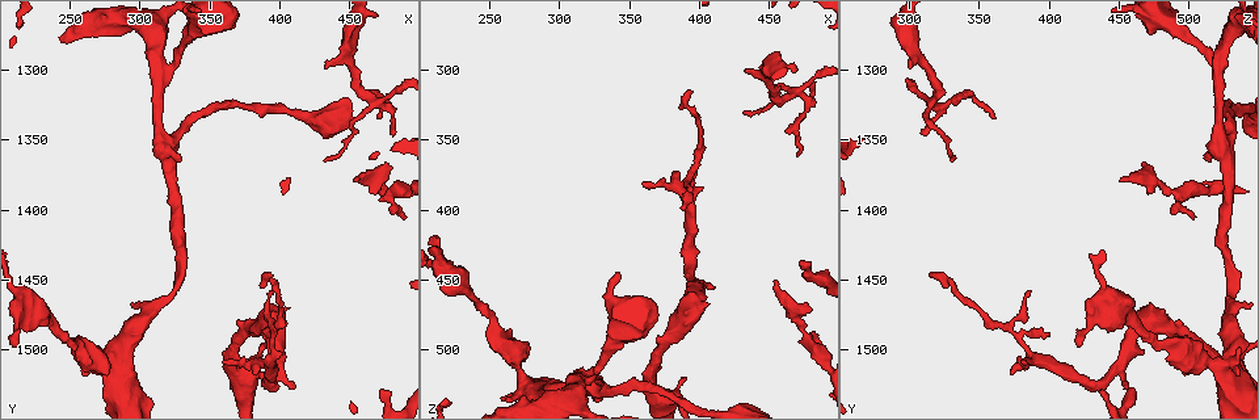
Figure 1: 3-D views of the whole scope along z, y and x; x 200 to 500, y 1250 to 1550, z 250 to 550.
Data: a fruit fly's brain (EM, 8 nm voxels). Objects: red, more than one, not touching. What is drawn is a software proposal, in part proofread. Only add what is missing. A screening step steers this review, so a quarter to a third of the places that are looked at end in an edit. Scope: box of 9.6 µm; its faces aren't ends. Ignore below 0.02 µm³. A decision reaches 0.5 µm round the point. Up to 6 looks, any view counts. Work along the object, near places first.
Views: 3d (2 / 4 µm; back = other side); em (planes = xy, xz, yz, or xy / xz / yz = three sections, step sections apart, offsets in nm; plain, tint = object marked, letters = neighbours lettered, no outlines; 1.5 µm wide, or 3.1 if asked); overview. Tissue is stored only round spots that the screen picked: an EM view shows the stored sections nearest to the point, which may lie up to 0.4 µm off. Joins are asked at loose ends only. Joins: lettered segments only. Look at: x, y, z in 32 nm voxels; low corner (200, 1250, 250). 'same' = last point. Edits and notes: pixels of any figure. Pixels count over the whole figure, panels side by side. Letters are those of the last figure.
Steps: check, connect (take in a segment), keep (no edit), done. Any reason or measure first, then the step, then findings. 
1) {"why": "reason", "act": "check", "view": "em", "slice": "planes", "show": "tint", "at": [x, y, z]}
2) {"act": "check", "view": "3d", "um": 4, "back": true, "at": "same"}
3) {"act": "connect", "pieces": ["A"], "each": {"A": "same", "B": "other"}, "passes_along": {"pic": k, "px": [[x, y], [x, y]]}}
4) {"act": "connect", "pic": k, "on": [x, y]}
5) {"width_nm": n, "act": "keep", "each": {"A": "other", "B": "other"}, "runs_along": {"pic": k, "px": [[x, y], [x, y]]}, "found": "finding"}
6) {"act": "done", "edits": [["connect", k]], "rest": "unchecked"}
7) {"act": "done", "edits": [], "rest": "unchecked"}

{"why": "an open end", "act": "check", "view": "3d", "um": 2, "at": [480, 1346, 310]}

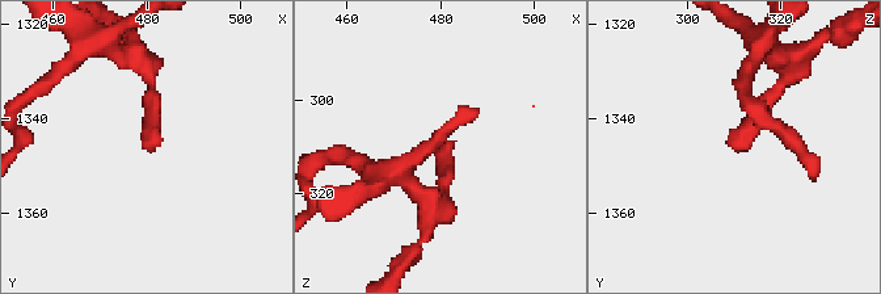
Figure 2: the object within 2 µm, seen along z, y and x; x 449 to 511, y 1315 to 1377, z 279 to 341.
{"act": "check", "view": "em", "slice": "yz", "step": 4, "show": "letters", "at": [480, 1347, 311]}

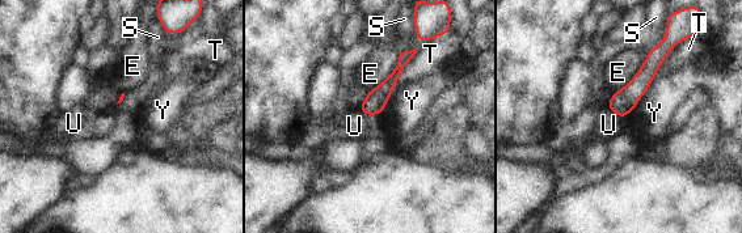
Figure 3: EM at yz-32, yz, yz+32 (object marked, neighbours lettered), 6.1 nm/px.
{"why": "another direction", "act": "check", "view": "em", "slice": "planes", "show": "letters", "at": "same"}

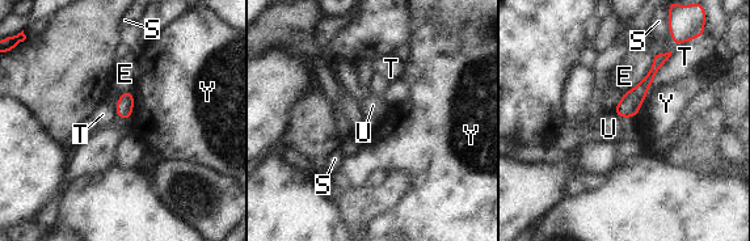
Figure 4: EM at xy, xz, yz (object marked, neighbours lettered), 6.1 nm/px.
{"longest_contact_nm": ["T", 400], "act": "keep", "each": {"E": "other", "S": "other", "T": "other", "U": "other", "Y": "other"}, "found": "none of them fits"}

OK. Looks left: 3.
{"why": "branch stops here", "act": "check", "view": "em", "slice": "xz", "step": 8, "show": "letters", "at": [360, 1506, 382]}

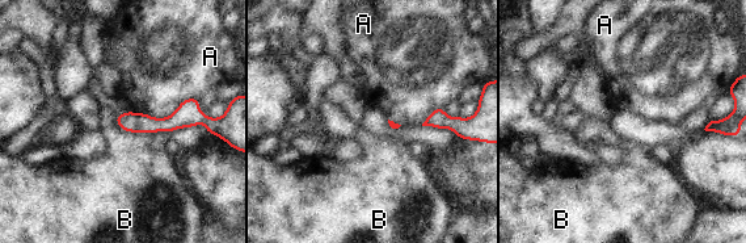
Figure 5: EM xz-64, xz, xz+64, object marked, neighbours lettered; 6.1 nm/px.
{"why": "cut it another way", "act": "check", "view": "em", "slice": "planes", "show": "letters", "at": "same"}

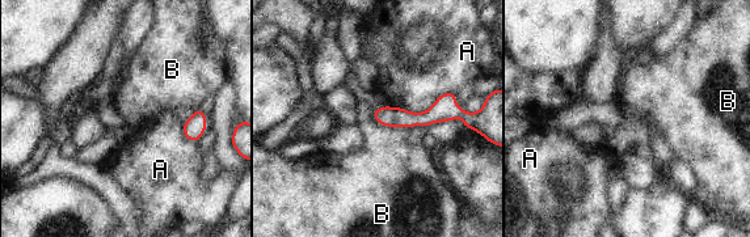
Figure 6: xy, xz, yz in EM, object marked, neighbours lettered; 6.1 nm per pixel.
{"act": "keep", "each": {"A": "other", "B": "other"}, "runs_along": {"pic": 6, "px": [[455, 111], [428, 118], [375, 113]]}, "found": "none of them fits"}

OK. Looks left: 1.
{"why": "branch stops here", "act": "check", "view": "em", "slice": "planes", "show": "letters", "at": [392, 1444, 316]}

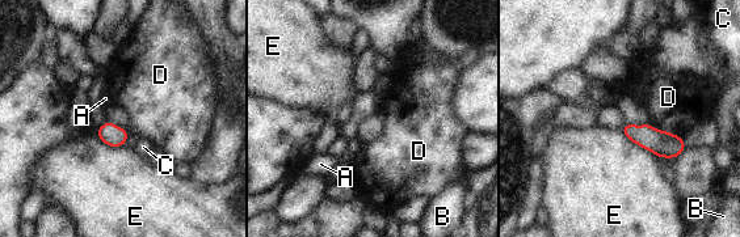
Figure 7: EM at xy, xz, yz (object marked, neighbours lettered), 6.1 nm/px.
{"width_nm": 130, "act": "keep", "each": {"A": "other", "B": "other", "C": "other", "D": "other", "E": "other"}, "found": "none of them fits"}

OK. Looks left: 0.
{"act": "done", "edits": [], "rest": "unchecked"}

